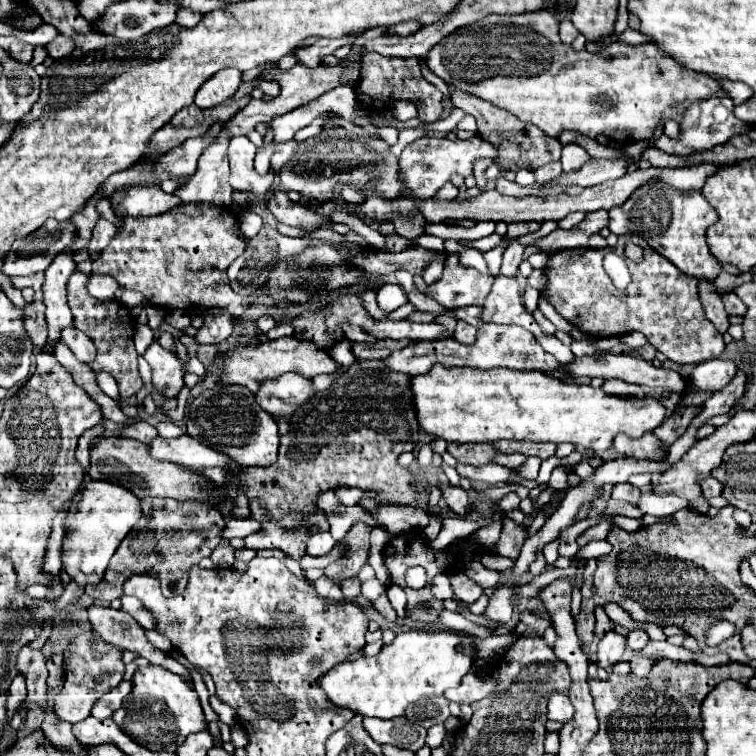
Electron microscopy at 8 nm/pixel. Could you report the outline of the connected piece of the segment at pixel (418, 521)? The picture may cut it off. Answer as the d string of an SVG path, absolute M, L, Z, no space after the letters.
M362 498L360 502L364 508L372 512L372 516L384 524L388 530L398 530L398 532L410 532L410 530L424 530L432 518L428 510L416 508L416 506L376 506L372 498Z

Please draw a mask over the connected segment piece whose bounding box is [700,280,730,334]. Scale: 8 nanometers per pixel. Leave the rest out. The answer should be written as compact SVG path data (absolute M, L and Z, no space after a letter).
M700 280L700 300L704 304L706 318L716 326L718 332L724 334L730 328L730 322L728 322L728 314L724 310L724 304L722 304L720 296L714 292L714 284L712 282Z

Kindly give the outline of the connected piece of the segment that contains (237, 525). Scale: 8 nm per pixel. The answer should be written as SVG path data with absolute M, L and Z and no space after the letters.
M228 520L228 528L224 530L224 538L246 538L252 532L260 532L262 524L256 520Z

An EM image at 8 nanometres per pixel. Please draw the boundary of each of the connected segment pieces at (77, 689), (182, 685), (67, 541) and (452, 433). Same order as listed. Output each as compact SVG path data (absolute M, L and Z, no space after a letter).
M92 630L82 632L64 648L64 688L54 696L54 712L60 720L76 724L90 716L90 710L102 694L116 688L124 678L124 662L122 662L122 648L100 640Z
M144 666L134 678L134 690L126 698L124 720L114 720L118 728L128 734L134 742L148 750L166 750L176 752L180 744L184 744L186 736L192 732L200 732L206 728L206 718L198 700L198 694L190 680L184 676L172 674L160 666Z
M94 480L84 484L76 514L68 520L66 536L62 540L62 570L80 586L80 590L84 590L88 584L98 584L104 578L110 558L140 516L140 500L126 488Z
M432 366L424 376L412 378L414 404L418 410L420 426L446 442L496 442L496 440L530 440L530 442L572 442L578 446L594 448L598 454L608 450L616 434L626 434L630 438L640 438L662 424L666 408L650 396L616 396L606 394L602 388L592 388L588 384L564 384L558 378L548 376L540 370L518 371L508 368L492 368L488 372L476 372L472 368L444 368Z

